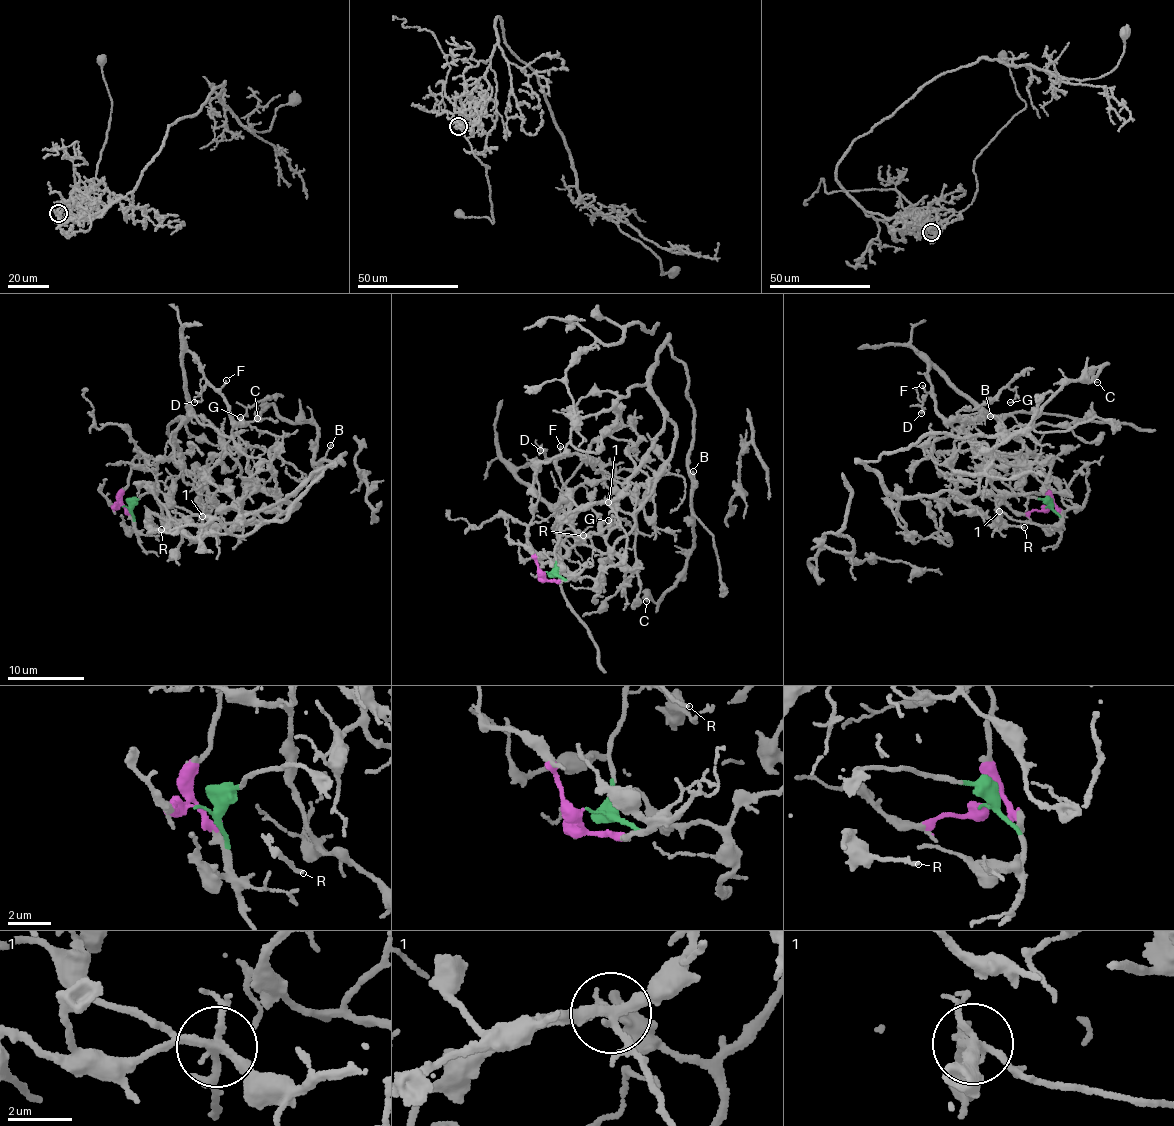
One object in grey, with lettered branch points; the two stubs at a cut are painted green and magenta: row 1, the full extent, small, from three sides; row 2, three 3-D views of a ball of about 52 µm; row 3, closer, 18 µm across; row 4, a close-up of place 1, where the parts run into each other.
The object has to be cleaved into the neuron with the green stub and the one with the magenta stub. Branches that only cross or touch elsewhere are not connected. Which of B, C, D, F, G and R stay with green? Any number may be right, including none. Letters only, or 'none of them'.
B, C, R

